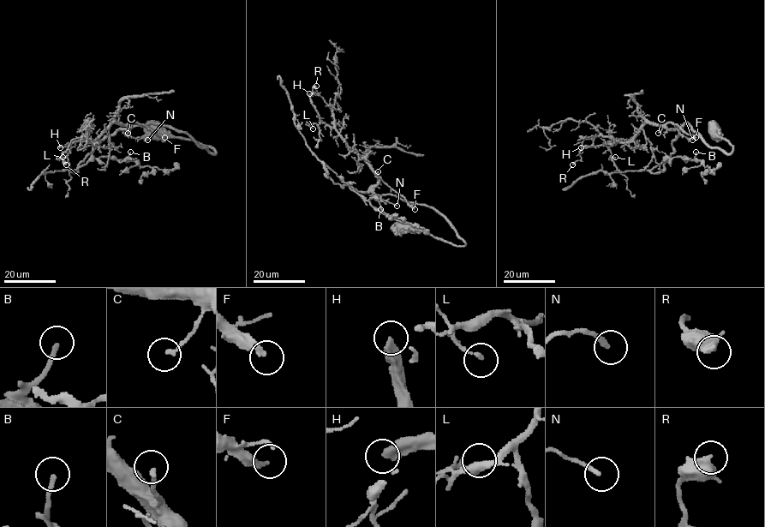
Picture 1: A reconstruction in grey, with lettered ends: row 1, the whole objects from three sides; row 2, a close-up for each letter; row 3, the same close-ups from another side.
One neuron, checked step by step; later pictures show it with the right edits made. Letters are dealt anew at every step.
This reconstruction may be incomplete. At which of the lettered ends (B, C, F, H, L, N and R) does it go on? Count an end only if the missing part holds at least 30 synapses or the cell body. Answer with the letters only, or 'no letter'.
B, F, H

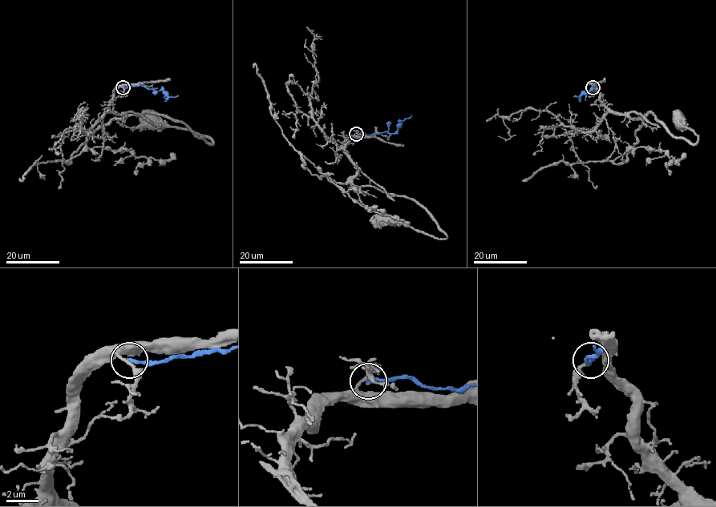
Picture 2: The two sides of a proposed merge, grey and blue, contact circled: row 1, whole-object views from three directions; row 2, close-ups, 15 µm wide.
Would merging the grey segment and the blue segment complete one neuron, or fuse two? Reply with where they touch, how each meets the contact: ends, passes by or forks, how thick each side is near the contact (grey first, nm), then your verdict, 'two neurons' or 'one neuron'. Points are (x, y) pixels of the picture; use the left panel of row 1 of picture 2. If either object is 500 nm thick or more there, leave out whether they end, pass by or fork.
(123, 87) | grey passes by | blue ends | 170/200 nm | two neurons

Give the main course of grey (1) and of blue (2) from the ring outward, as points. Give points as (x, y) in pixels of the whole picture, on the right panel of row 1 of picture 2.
1: (592, 87), (600, 101), (617, 113), (643, 119), (651, 113), (674, 136), (696, 142), (698, 138), (678, 118)
2: (592, 87), (592, 90), (573, 97)

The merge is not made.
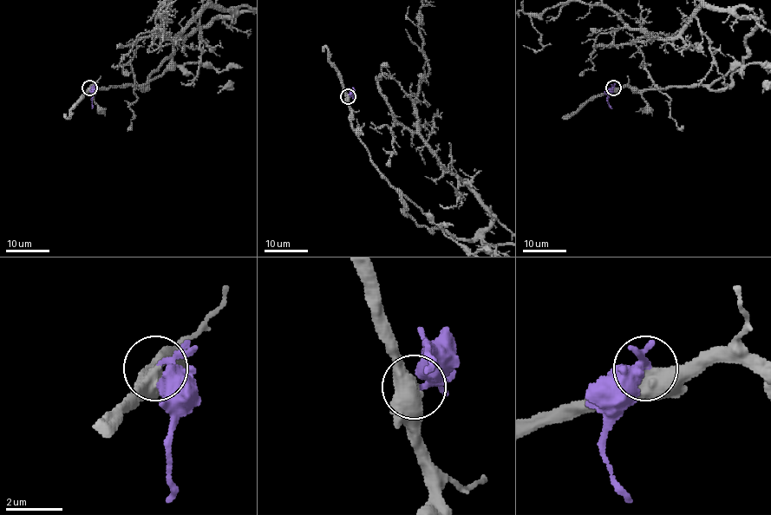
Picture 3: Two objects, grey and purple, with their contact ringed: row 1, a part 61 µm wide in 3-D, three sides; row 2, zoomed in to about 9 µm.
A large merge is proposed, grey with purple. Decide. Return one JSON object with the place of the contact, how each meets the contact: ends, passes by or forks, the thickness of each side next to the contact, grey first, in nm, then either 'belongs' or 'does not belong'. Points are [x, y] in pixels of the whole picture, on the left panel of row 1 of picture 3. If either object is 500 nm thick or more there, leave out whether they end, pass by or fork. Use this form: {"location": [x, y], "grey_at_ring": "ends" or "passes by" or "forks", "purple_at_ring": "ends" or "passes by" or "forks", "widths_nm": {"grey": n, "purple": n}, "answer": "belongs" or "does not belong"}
{"location": [89, 88], "widths_nm": {"grey": 500, "purple": 190}, "answer": "belongs"}

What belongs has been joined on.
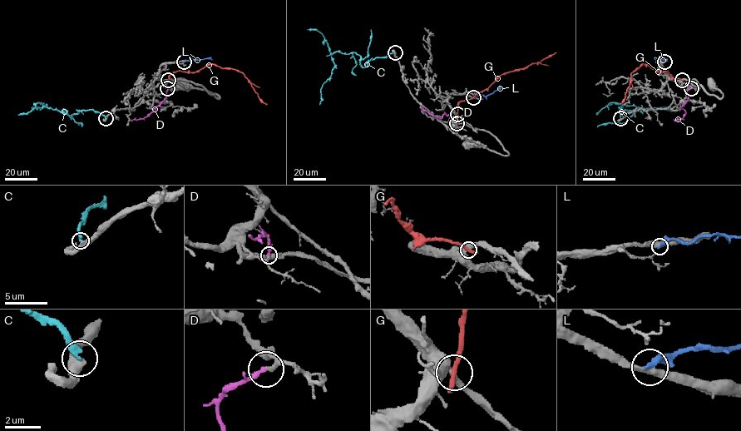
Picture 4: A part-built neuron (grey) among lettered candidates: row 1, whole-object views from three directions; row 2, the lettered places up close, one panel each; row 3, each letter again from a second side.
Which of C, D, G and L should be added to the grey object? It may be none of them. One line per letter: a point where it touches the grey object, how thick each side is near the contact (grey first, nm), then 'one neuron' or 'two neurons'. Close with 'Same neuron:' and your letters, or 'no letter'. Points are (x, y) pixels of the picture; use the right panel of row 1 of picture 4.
C: contact (620, 118); calibres 500 and 340 nm; two neurons
D: contact (691, 88); calibres 180 and 280 nm; one neuron
G: contact (682, 80); calibres 360 and 360 nm; two neurons
L: contact (664, 61); calibres 400 and 320 nm; two neurons
Same neuron: D

